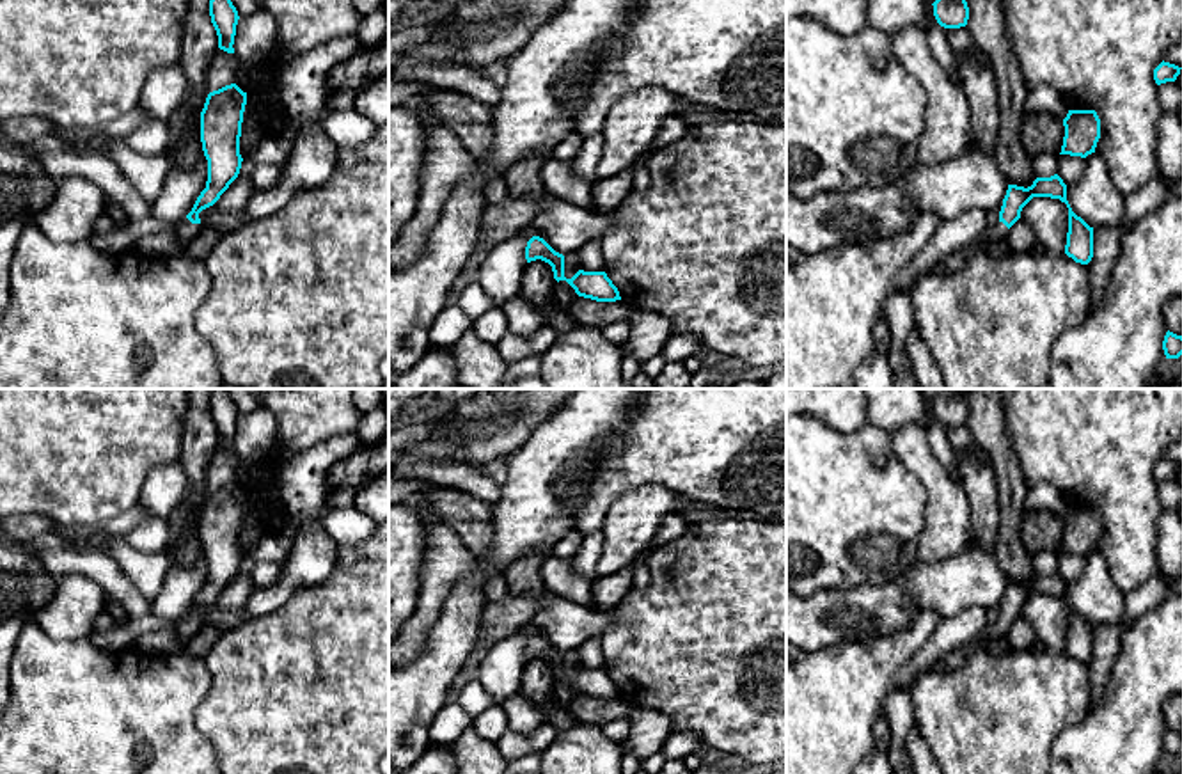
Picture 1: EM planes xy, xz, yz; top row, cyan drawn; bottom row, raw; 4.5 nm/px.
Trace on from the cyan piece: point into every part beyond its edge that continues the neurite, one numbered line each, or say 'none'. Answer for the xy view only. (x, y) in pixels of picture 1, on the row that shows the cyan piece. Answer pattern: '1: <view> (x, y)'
1: xy (185, 229)

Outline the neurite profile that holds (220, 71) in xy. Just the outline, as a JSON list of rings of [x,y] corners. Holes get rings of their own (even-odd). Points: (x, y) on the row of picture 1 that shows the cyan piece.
[[[217,48],[208,66],[208,92],[213,92],[225,85],[234,83],[234,73],[236,73],[238,64],[240,62],[234,57],[234,53],[227,53]]]

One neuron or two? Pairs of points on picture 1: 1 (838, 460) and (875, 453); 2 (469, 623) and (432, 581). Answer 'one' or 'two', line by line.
1: one
2: two

